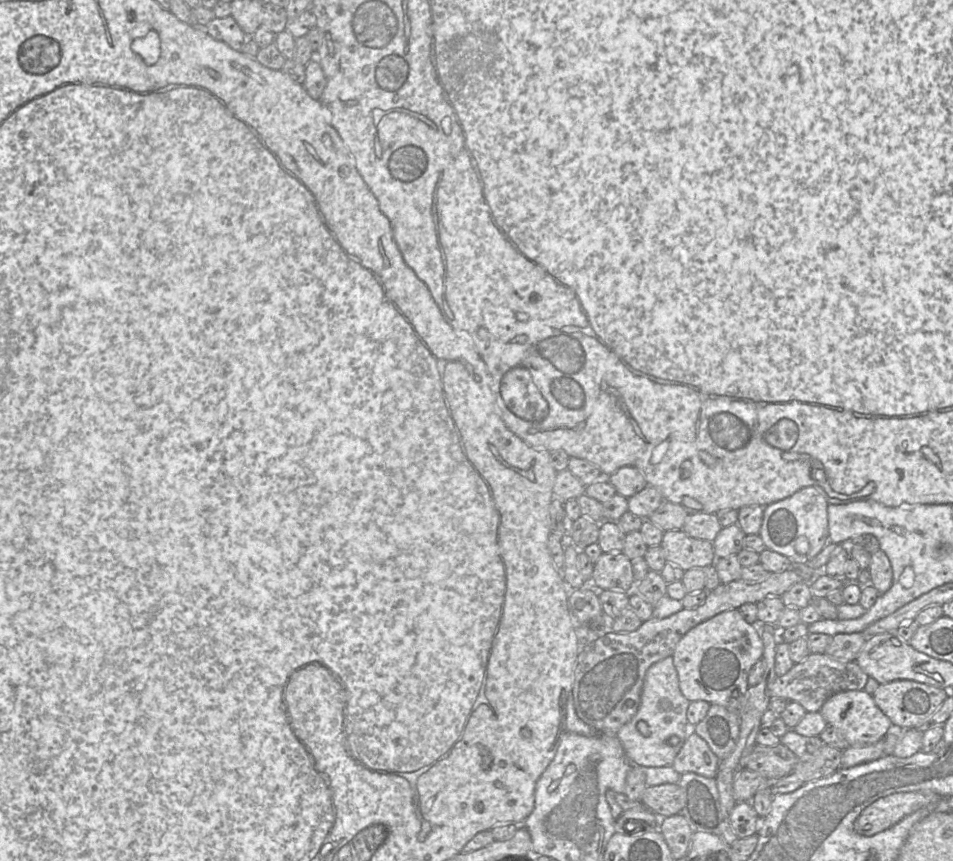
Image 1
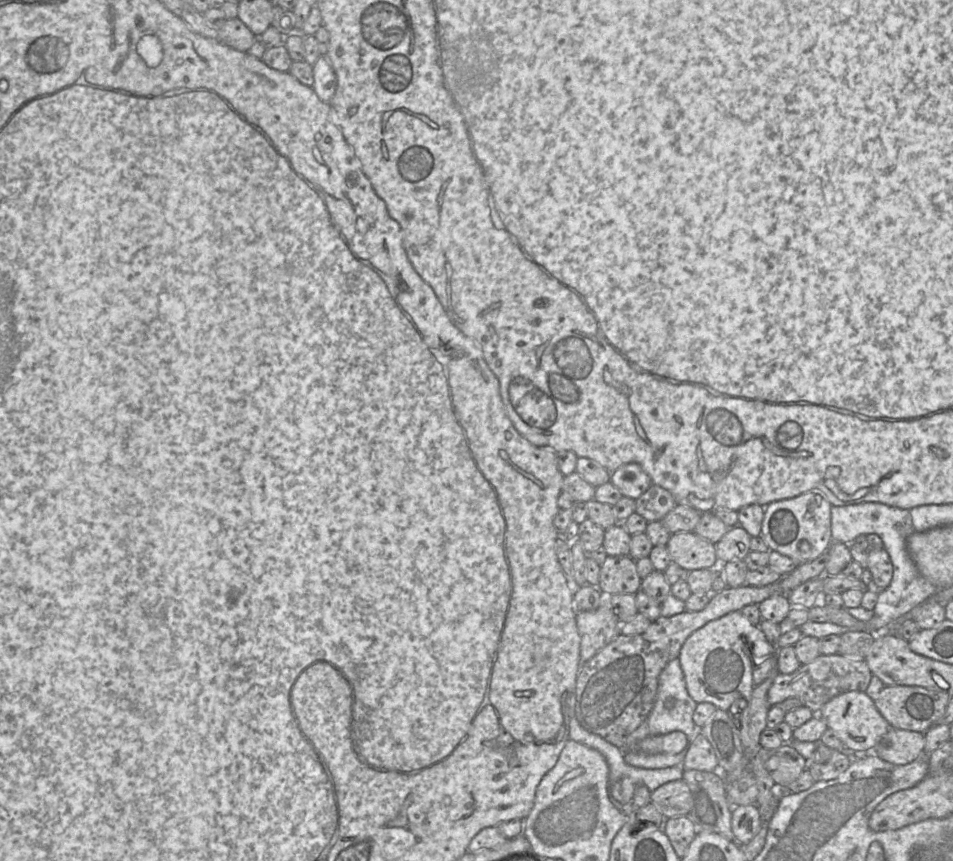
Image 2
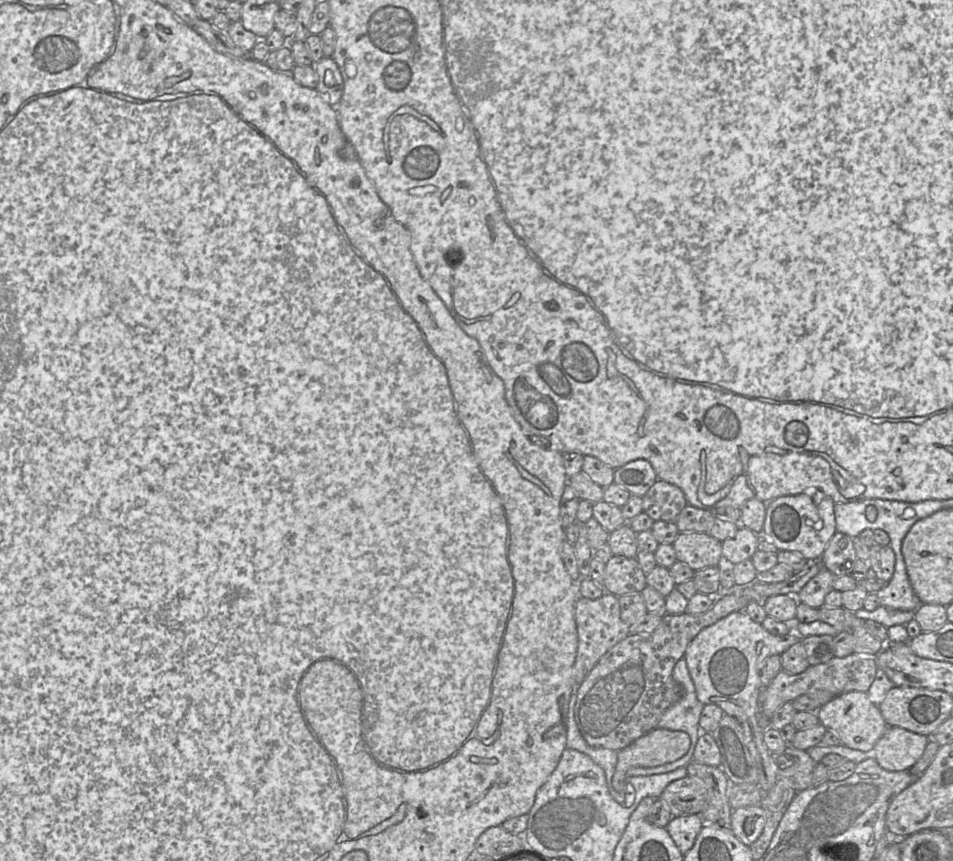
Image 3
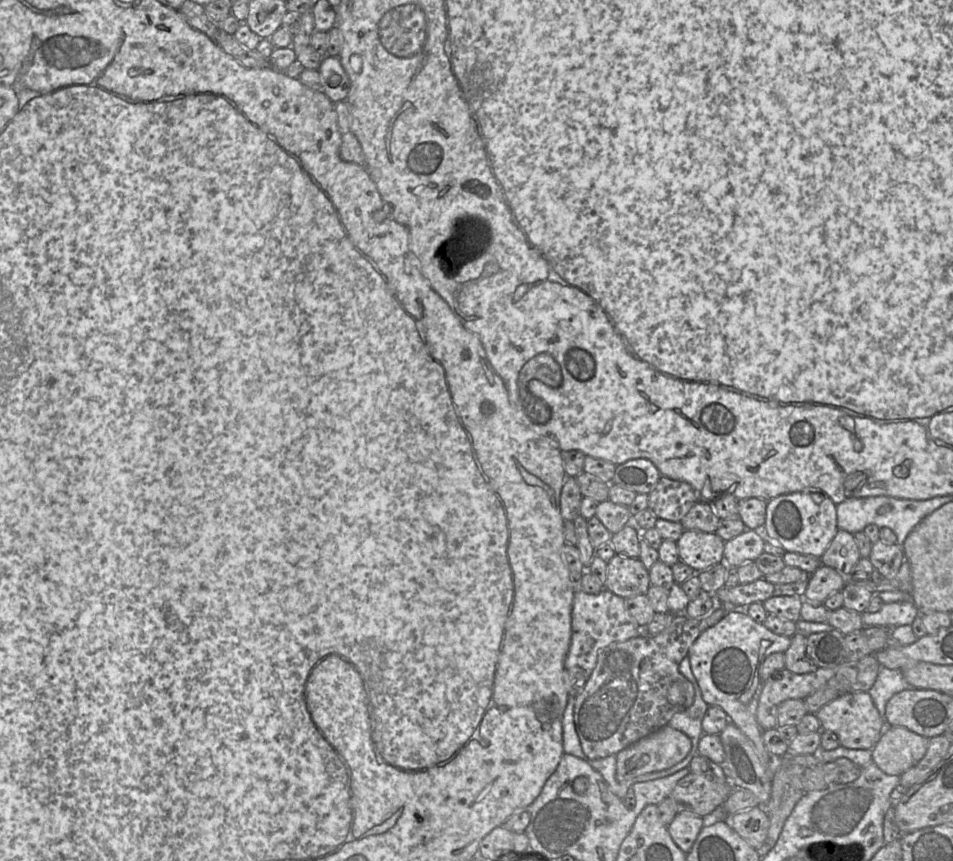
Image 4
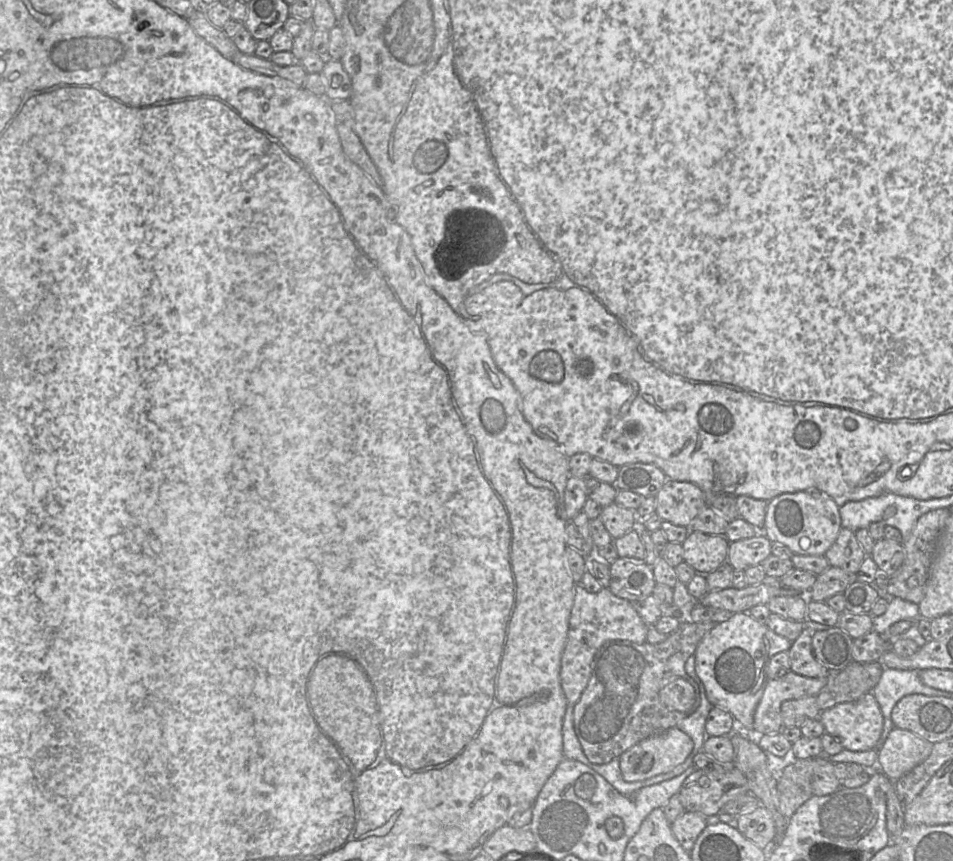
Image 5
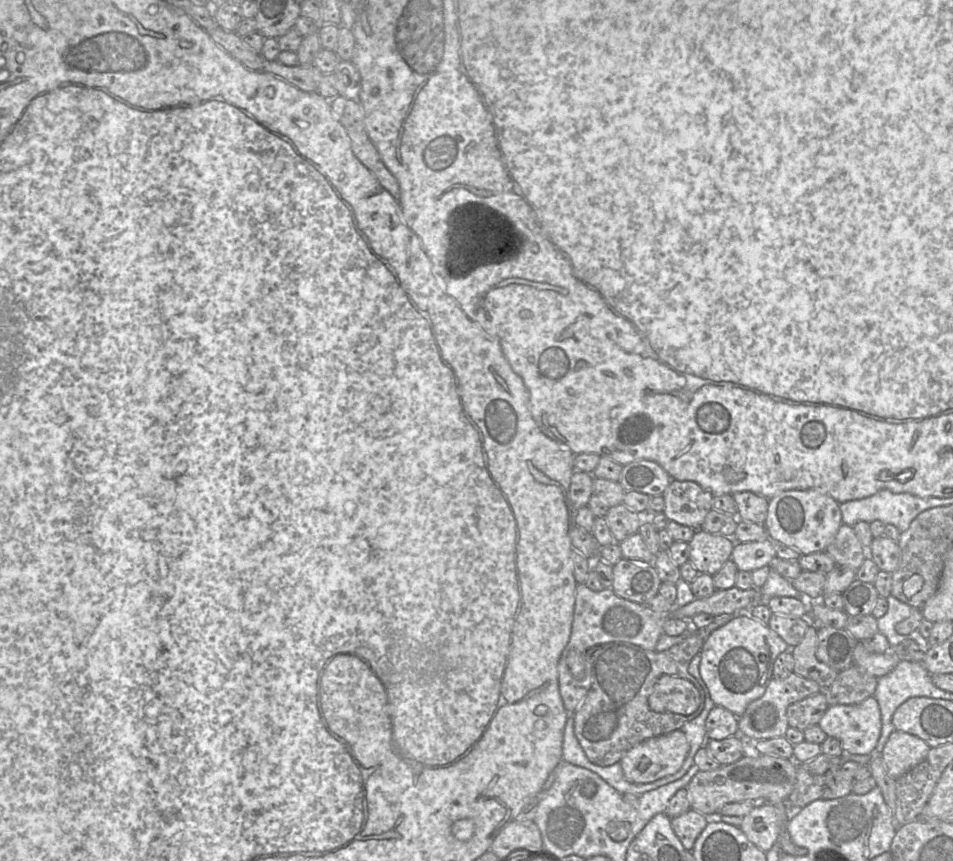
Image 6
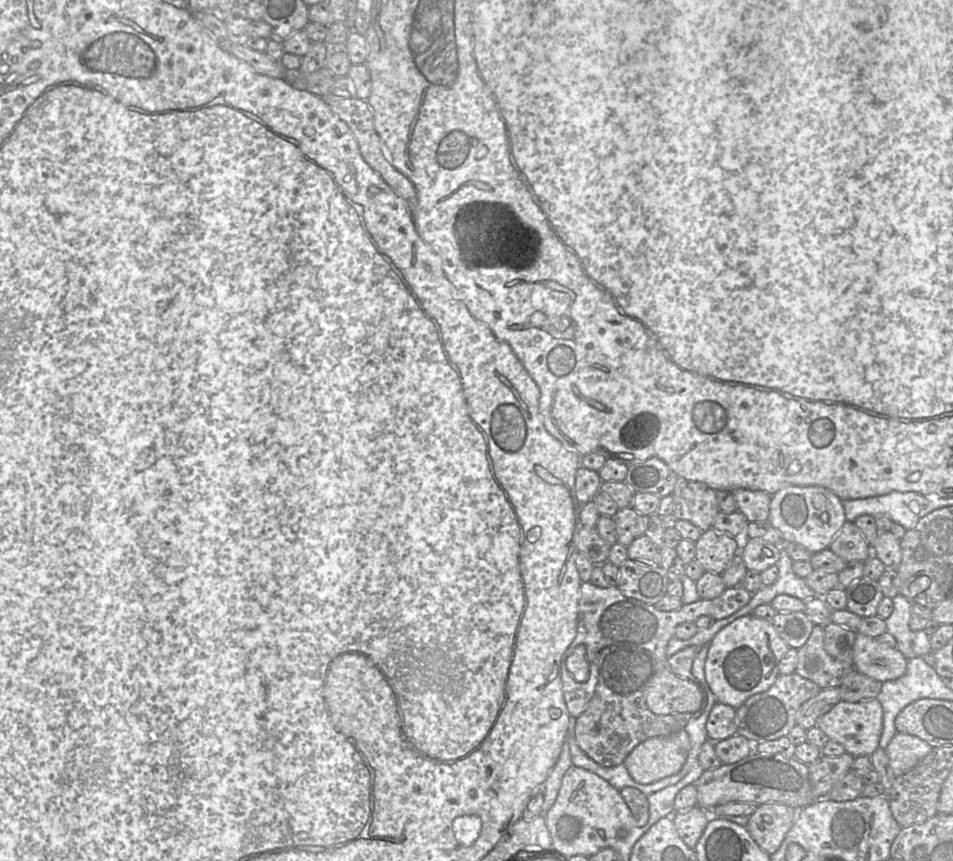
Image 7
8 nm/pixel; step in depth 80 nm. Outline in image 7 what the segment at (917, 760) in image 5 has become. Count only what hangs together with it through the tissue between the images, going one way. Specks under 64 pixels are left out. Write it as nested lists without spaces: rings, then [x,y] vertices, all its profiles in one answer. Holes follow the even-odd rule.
[[[897,732],[885,750],[893,774],[898,777],[916,766],[930,753],[932,747],[916,736]]]

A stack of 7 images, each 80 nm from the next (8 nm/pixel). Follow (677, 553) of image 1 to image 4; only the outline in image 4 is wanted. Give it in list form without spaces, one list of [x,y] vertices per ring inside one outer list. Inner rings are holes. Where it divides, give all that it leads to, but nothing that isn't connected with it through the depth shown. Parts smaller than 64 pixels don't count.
[[[684,530],[676,544],[679,561],[687,564],[695,572],[724,561],[725,541],[715,532]]]

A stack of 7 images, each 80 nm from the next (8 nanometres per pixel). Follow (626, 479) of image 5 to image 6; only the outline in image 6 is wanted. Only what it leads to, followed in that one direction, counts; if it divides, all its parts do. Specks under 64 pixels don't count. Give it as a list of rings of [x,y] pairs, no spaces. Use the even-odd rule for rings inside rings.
[[[646,459],[624,465],[618,482],[627,491],[660,496],[671,482],[671,476],[656,462]]]

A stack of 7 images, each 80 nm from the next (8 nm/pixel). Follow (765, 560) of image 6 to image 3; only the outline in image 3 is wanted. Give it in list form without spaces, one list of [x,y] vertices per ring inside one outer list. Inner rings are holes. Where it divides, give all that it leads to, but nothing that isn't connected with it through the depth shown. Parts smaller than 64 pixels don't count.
[[[740,525],[736,534],[725,539],[721,544],[722,562],[724,564],[737,564],[751,559],[758,550],[758,534]]]

